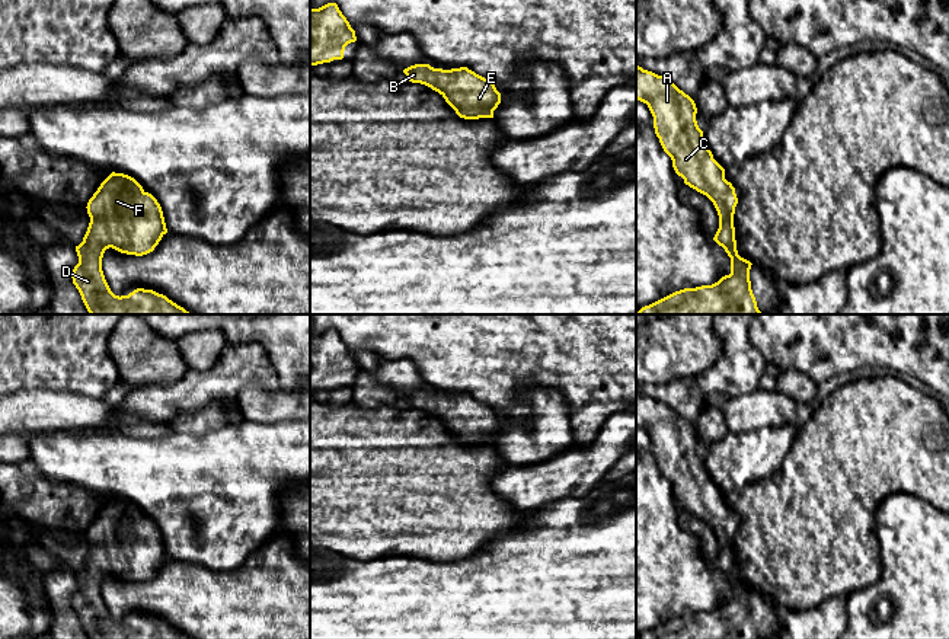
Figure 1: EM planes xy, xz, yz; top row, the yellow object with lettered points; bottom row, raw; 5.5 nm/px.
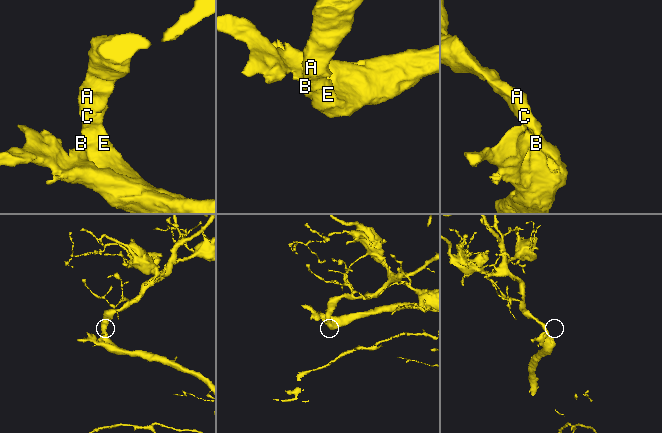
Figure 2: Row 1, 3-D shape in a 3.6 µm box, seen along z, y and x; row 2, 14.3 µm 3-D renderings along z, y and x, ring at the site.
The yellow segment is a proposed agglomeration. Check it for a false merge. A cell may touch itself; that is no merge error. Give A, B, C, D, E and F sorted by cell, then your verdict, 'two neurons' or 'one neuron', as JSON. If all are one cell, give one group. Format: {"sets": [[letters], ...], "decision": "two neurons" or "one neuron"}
{"sets": [["A", "B", "C", "D", "E", "F"]], "decision": "one neuron"}

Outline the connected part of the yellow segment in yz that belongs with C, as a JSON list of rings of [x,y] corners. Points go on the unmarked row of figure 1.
[[[636,390],[636,425],[646,429],[655,460],[684,509],[706,521],[719,541],[713,566],[731,584],[731,600],[712,611],[675,617],[636,639],[761,639],[751,616],[751,588],[736,576],[734,540],[735,514],[713,485],[696,447],[694,426],[664,402]]]

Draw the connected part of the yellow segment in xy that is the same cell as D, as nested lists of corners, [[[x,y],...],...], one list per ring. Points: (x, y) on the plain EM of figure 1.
[[[112,498],[87,528],[90,549],[83,568],[76,572],[79,590],[71,604],[89,639],[189,639],[166,622],[137,614],[128,622],[115,622],[102,597],[102,584],[112,573],[121,579],[143,582],[154,576],[167,559],[157,525],[131,502]]]

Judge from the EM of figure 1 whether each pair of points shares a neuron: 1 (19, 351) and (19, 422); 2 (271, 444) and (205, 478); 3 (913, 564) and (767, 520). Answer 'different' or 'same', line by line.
1: different
2: same
3: different

